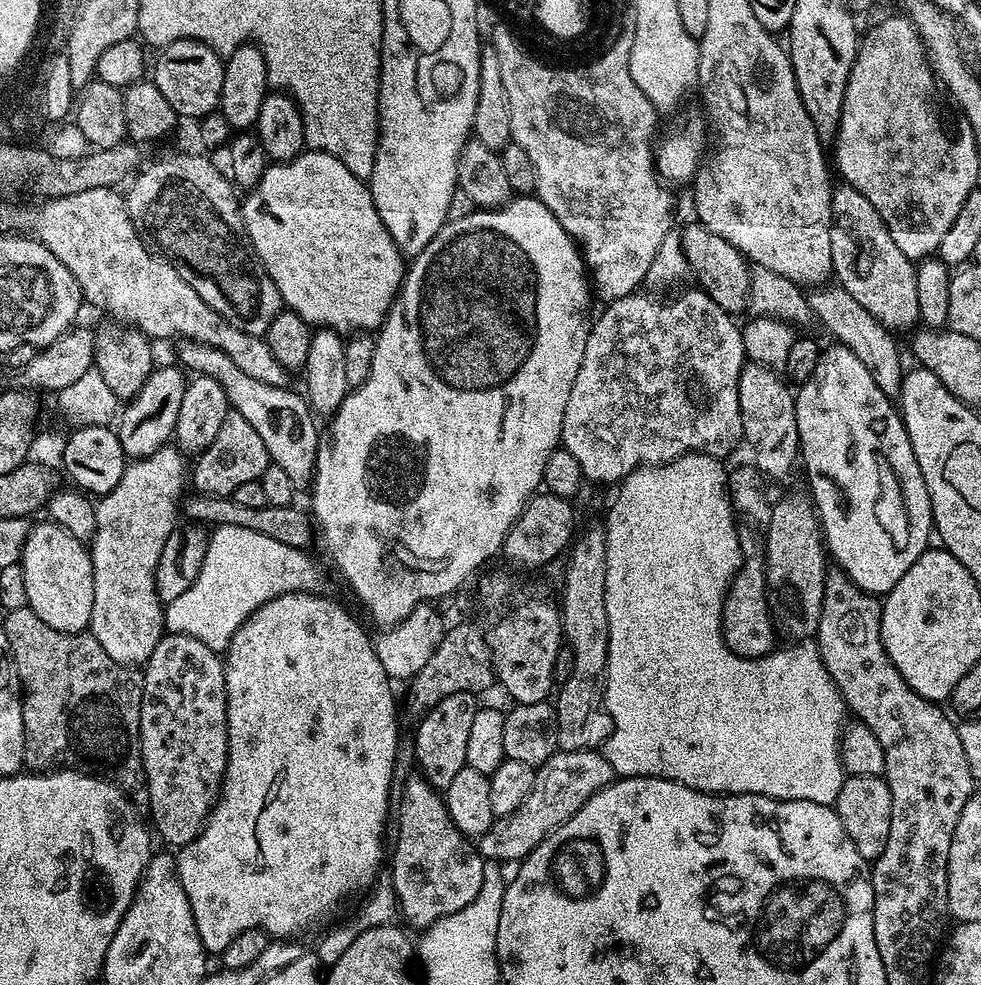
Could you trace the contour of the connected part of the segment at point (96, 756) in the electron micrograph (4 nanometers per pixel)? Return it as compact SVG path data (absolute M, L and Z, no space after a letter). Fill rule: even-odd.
M9 608L3 613L12 666L22 693L22 722L24 723L24 768L33 773L74 768L112 781L129 797L143 793L146 788L144 763L140 753L140 703L144 677L135 667L119 664L102 650L91 631L63 632L46 626L31 608Z

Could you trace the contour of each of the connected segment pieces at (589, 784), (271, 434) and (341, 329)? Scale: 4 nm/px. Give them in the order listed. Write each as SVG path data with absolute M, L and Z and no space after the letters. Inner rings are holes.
M559 750L549 758L547 762L536 768L536 781L526 796L526 802L518 806L509 816L493 819L490 830L486 830L484 836L479 837L478 851L485 861L505 862L504 860L513 860L519 862L536 849L541 842L548 837L558 826L565 824L594 794L602 791L607 784L617 779L618 773L610 766L603 751L593 750L590 752L561 752Z
M184 342L179 346L179 363L189 373L216 379L223 386L231 409L242 414L261 436L269 461L286 470L290 482L294 482L297 490L304 490L304 487L307 489L313 483L317 456L322 447L322 436L320 440L320 432L316 429L318 420L307 399L301 393L299 396L298 393L291 392L291 387L267 385L266 382L252 378L243 370L238 370L238 366L234 366L234 362L230 362L230 358L226 358L226 354L220 350L191 342Z
M305 150L293 160L269 163L258 186L245 196L242 211L248 237L278 286L285 309L296 312L310 326L332 328L341 334L372 334L384 327L404 282L405 253L384 225L374 206L372 189L361 177L330 154Z

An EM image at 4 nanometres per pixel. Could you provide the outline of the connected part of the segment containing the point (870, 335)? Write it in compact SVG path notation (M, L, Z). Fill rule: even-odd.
M820 286L809 291L806 297L811 315L816 320L820 319L824 323L825 330L833 332L839 343L854 350L854 354L861 360L866 370L870 370L874 386L878 386L878 390L882 390L882 394L890 398L899 397L906 365L900 361L900 348L896 345L897 337L882 327L869 312L862 310L862 306L858 306L858 302L854 302L854 298L850 298L850 294L842 287Z

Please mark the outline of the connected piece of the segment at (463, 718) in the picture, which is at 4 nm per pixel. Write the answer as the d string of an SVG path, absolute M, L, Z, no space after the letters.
M463 690L435 701L419 721L416 760L425 768L423 771L430 777L434 788L448 789L454 774L466 766L466 738L470 738L470 725L474 723L478 707L478 701L469 692Z

